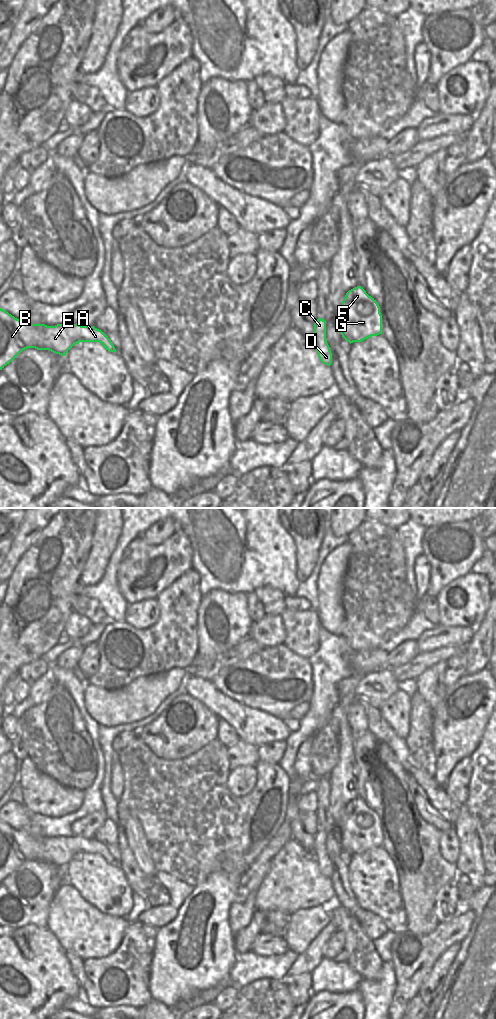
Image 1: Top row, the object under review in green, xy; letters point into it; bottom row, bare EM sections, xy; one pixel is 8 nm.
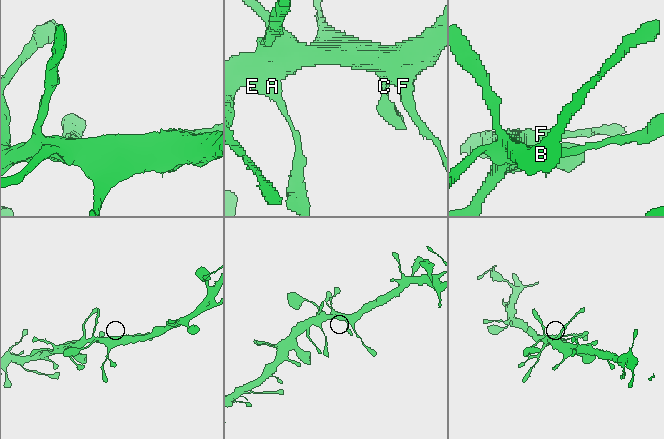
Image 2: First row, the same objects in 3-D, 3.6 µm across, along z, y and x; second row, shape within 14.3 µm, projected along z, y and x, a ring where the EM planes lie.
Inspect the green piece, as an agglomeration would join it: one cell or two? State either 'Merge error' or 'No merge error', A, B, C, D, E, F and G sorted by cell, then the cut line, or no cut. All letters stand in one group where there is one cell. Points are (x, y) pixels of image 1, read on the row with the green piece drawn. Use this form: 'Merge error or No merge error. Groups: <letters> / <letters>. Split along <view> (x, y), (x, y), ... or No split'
No merge error. Groups: A B C D E F G. No split.

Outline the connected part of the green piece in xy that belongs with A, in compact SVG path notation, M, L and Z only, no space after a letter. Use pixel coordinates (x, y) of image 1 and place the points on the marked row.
M0 308L0 370L27 348L49 350L55 354L65 356L79 342L99 342L109 352L116 352L108 336L94 326L81 326L74 323L69 326L63 324L57 324L55 326L31 324L25 320L15 318Z

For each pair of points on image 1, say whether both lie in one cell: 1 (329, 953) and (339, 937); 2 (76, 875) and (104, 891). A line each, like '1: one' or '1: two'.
1: one
2: one

